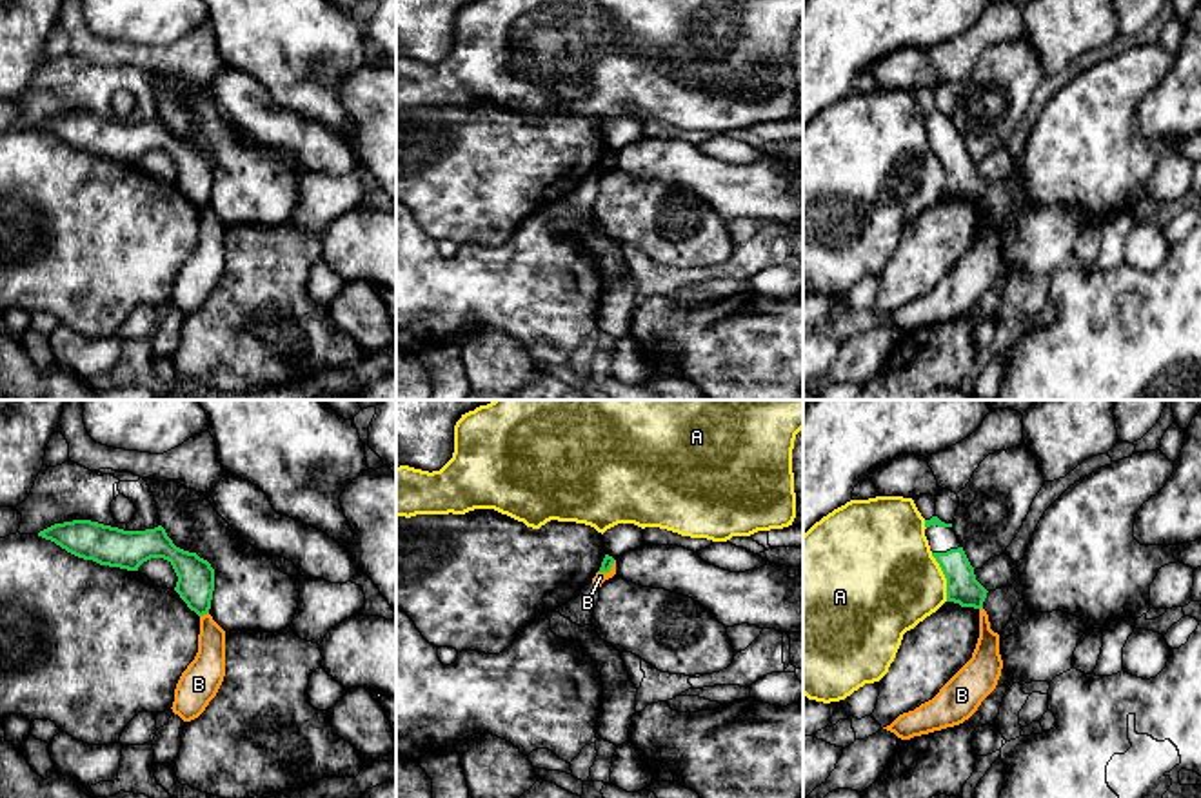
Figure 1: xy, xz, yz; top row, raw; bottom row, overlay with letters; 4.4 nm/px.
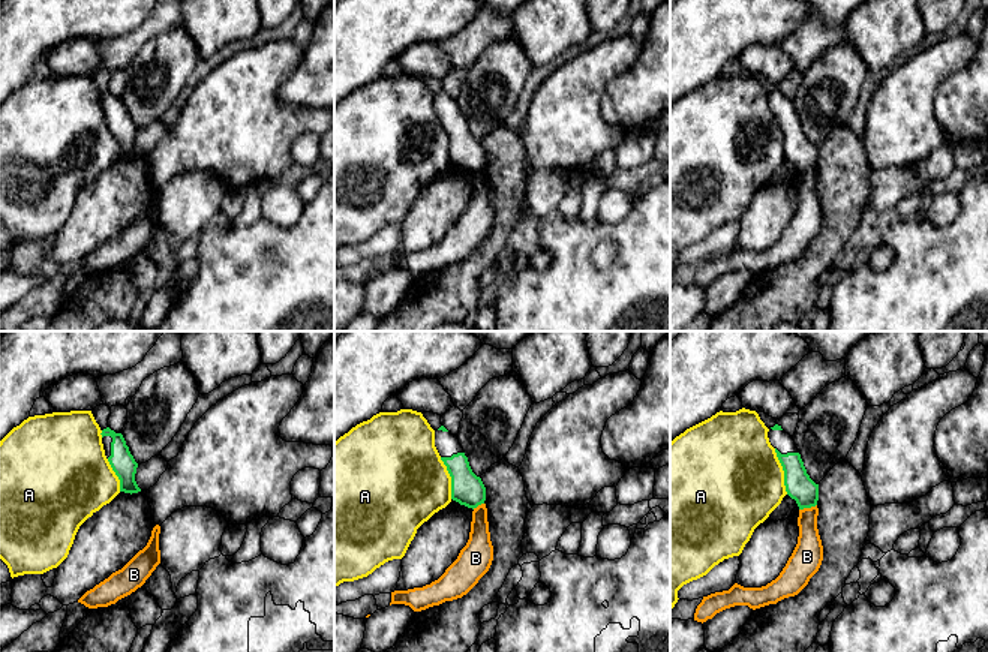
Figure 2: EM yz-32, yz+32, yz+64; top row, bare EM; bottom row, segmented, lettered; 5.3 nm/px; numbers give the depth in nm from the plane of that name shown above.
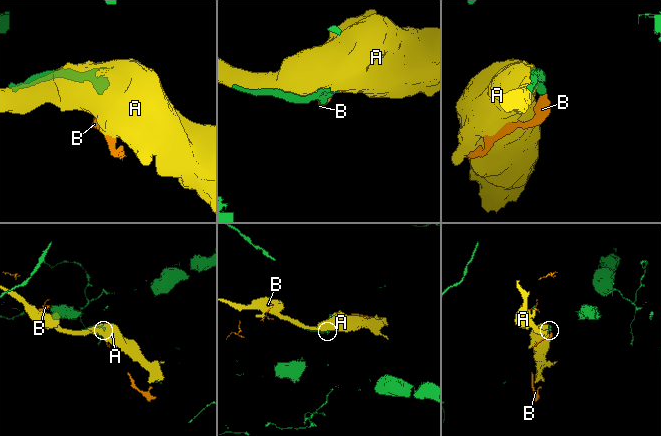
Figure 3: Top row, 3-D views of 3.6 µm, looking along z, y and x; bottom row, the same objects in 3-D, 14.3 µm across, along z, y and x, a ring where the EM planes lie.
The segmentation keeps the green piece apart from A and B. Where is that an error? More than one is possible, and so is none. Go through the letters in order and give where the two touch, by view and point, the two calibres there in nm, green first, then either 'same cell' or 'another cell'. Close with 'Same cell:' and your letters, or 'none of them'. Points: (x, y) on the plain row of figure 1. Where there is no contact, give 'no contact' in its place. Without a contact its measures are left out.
A: meets green in yz at (945, 169); 140 nm thick on the green side, 440 nm on the other; another cell
B: meets green in xy at (204, 206); 160 nm thick on the green side, 160 nm on the other; another cell
Same cell: none of them

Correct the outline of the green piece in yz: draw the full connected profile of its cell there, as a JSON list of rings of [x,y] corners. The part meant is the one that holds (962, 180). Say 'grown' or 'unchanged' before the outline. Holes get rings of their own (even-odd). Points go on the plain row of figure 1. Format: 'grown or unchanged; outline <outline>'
grown; outline [[[932,109],[925,113],[925,120],[932,149],[947,171],[947,195],[981,202],[988,184],[976,173],[974,160],[952,124],[952,116]]]

